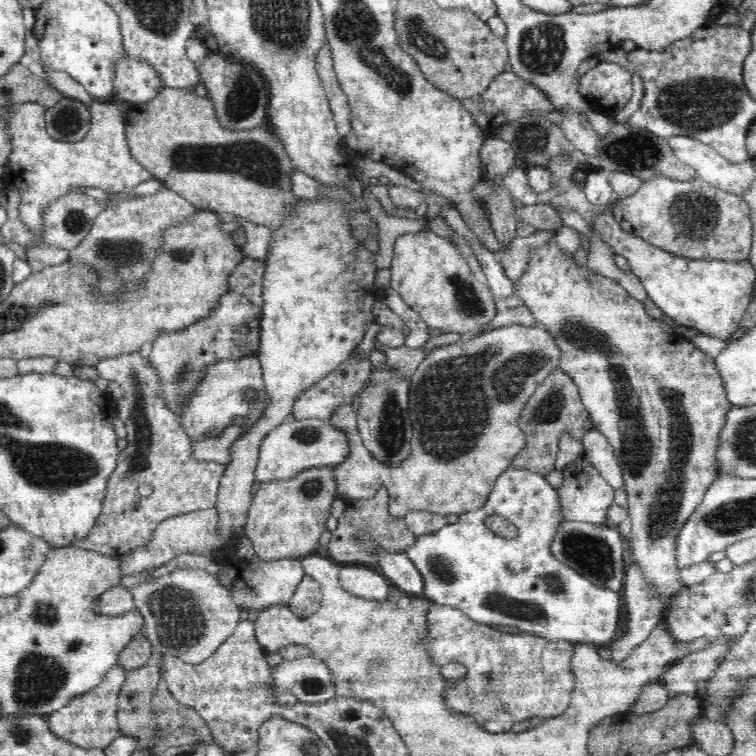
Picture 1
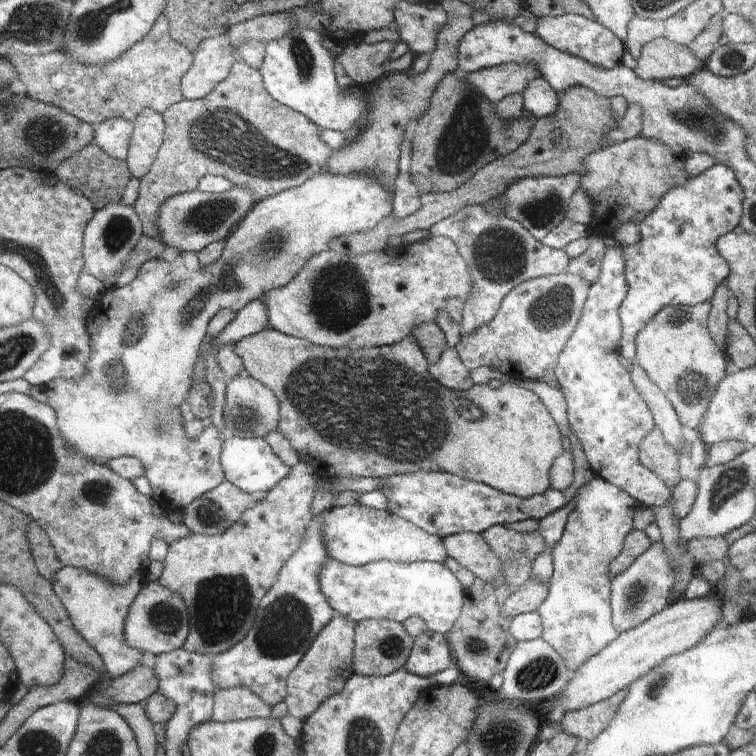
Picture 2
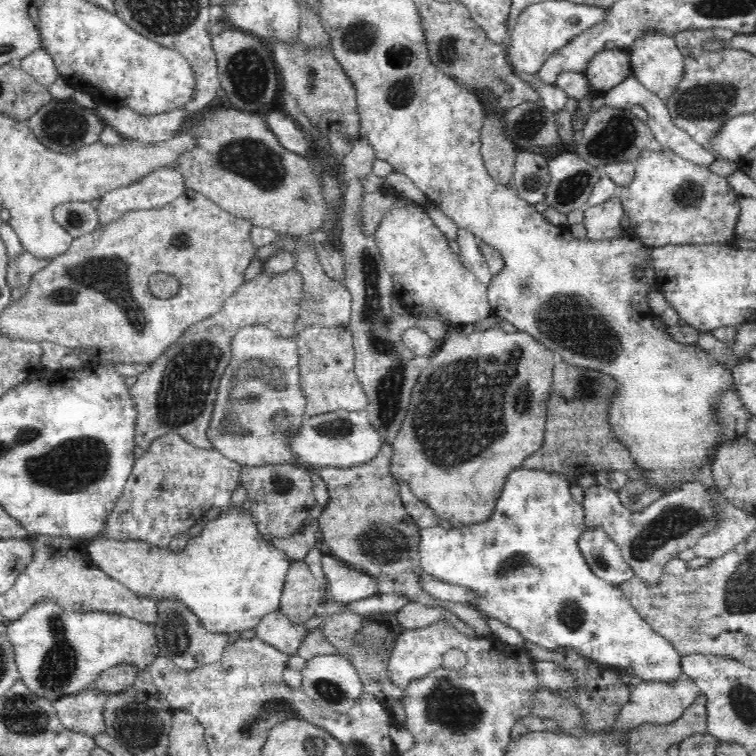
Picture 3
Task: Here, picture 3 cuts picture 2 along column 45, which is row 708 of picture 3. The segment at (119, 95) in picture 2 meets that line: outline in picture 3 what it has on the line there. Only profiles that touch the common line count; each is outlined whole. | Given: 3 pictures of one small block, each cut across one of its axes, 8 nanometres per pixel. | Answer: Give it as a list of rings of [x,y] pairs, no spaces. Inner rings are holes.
[[[89,687],[78,694],[61,696],[53,708],[67,730],[94,737],[106,730],[103,710],[108,695]]]

